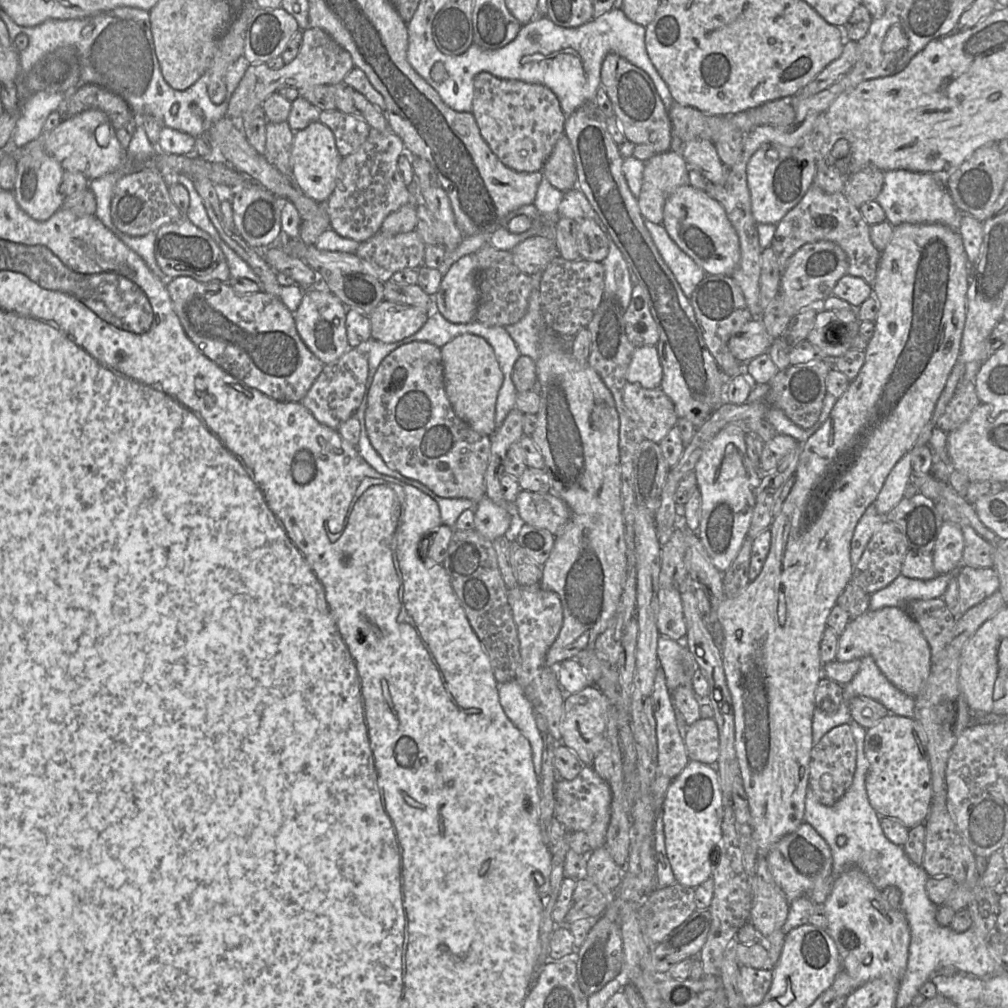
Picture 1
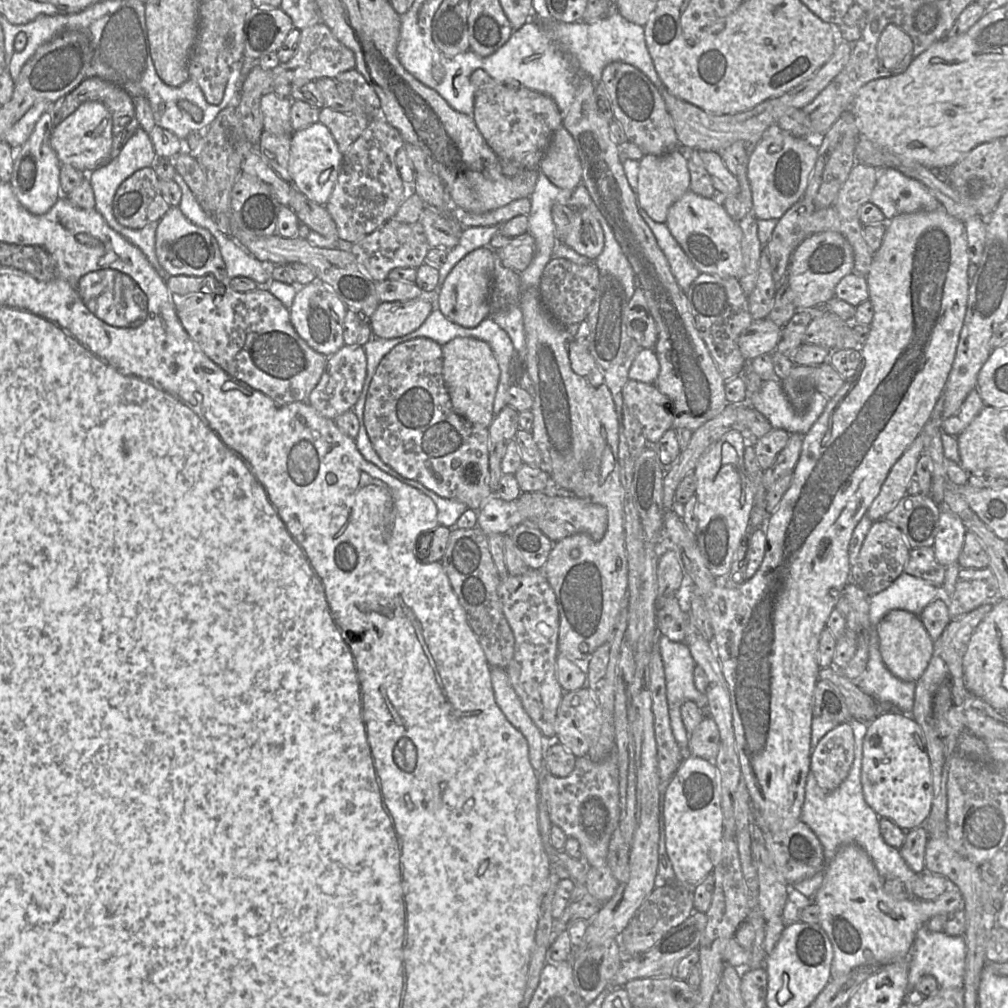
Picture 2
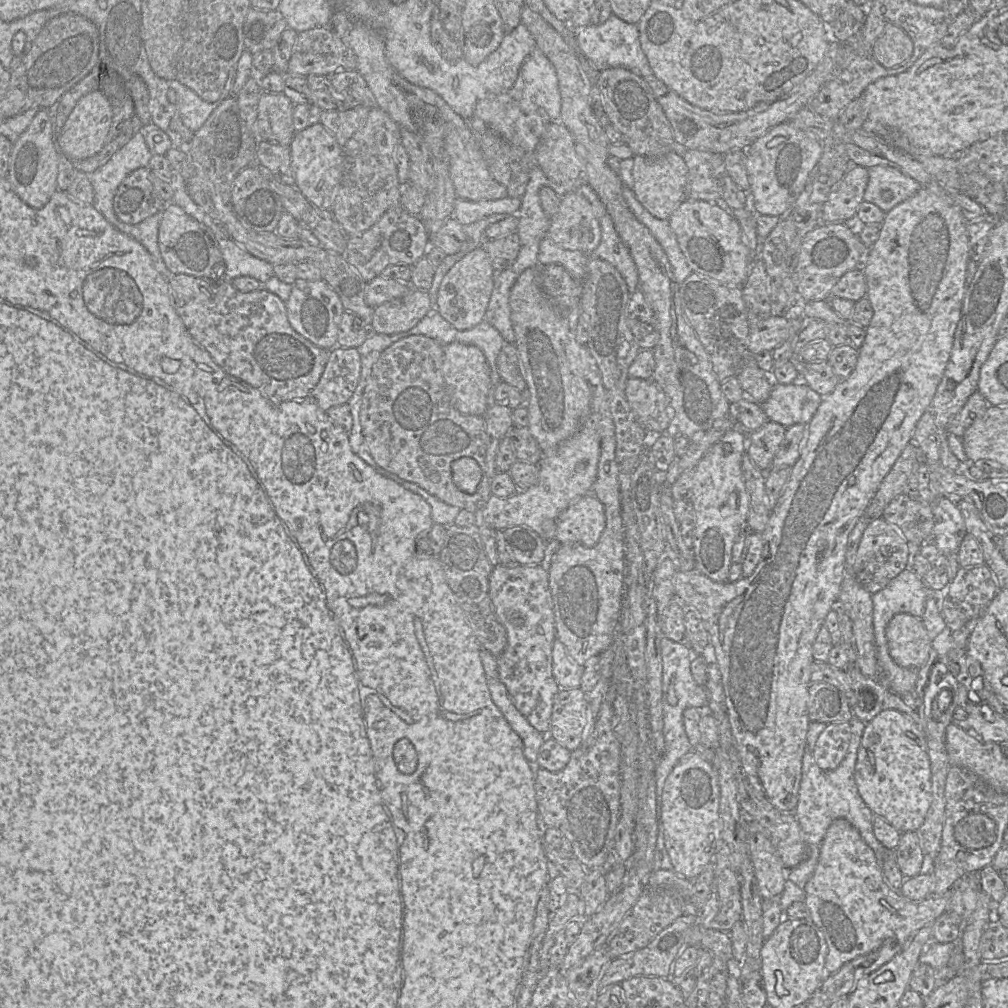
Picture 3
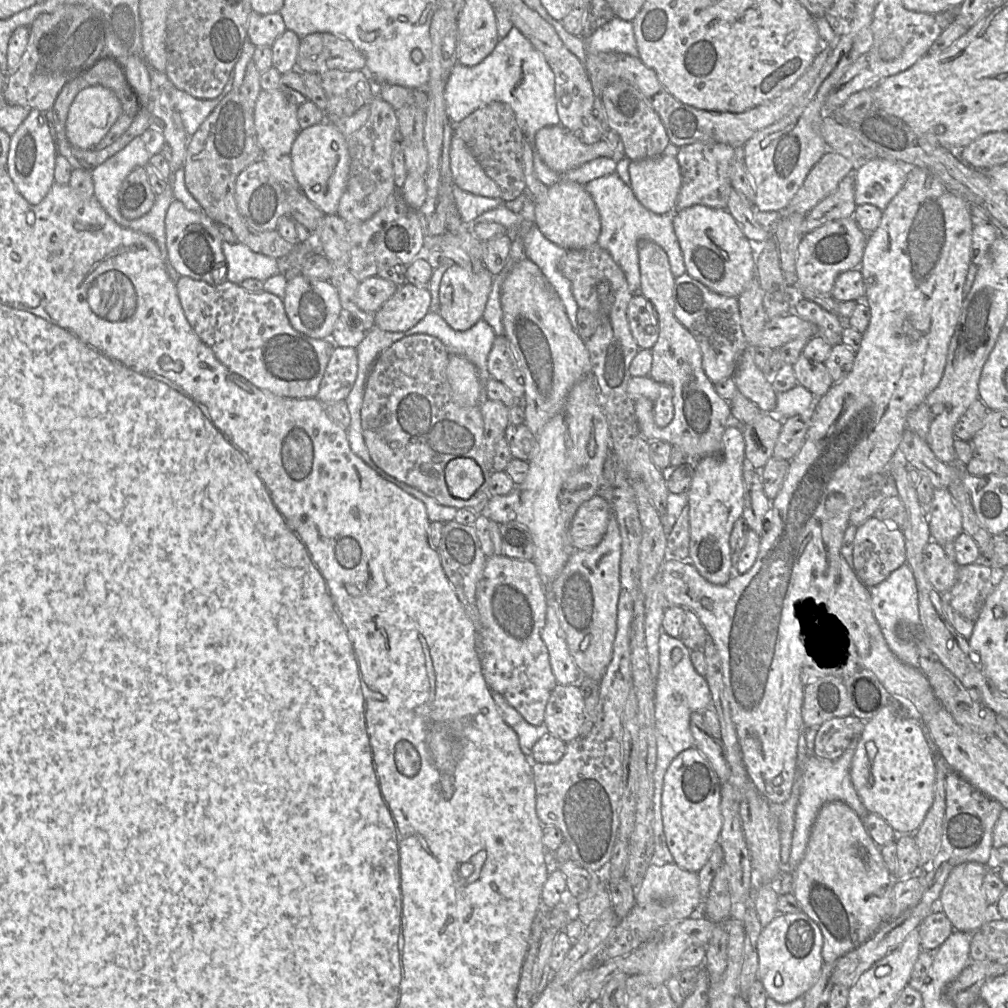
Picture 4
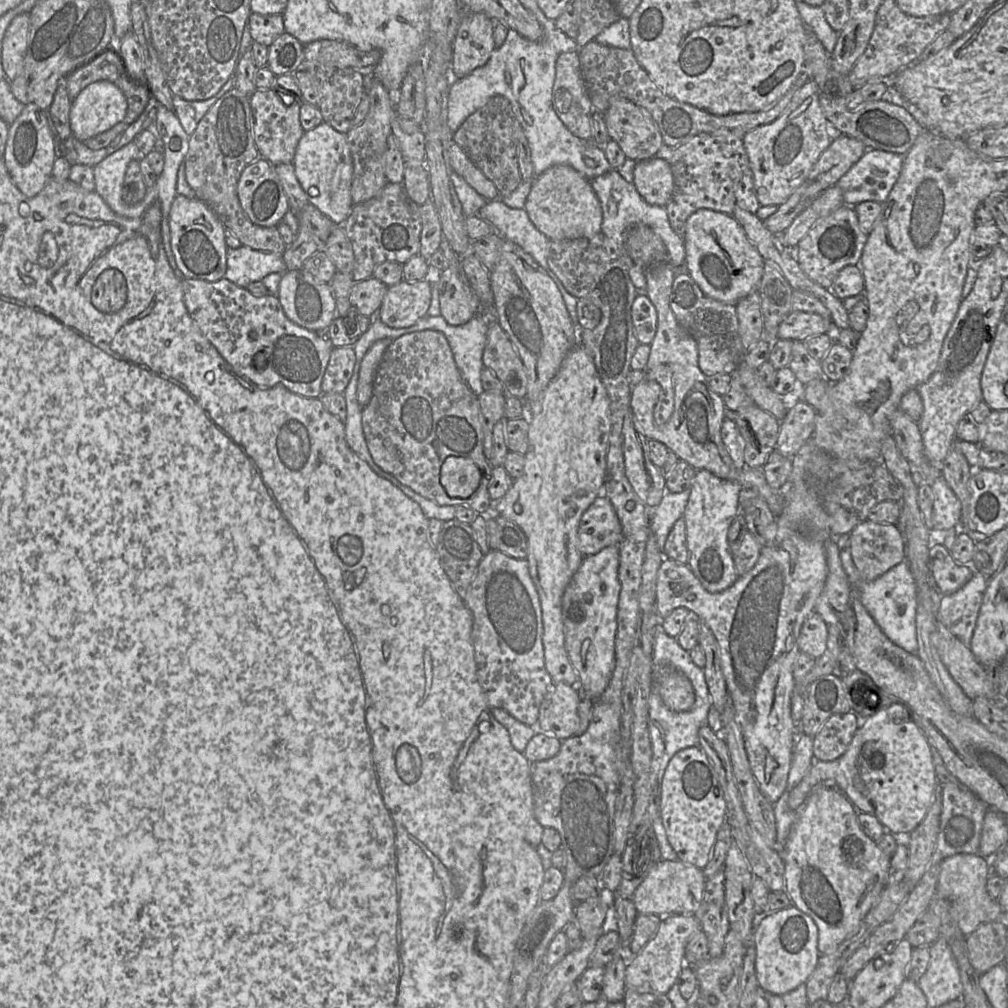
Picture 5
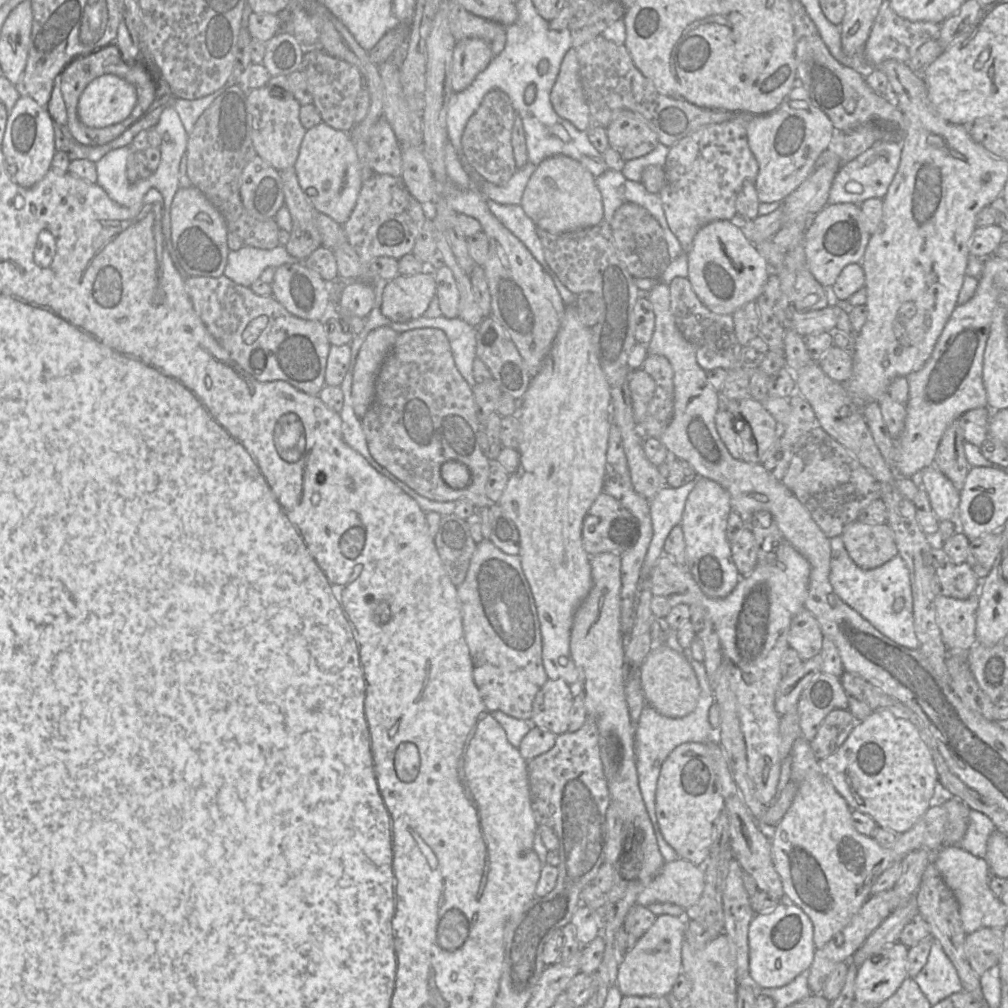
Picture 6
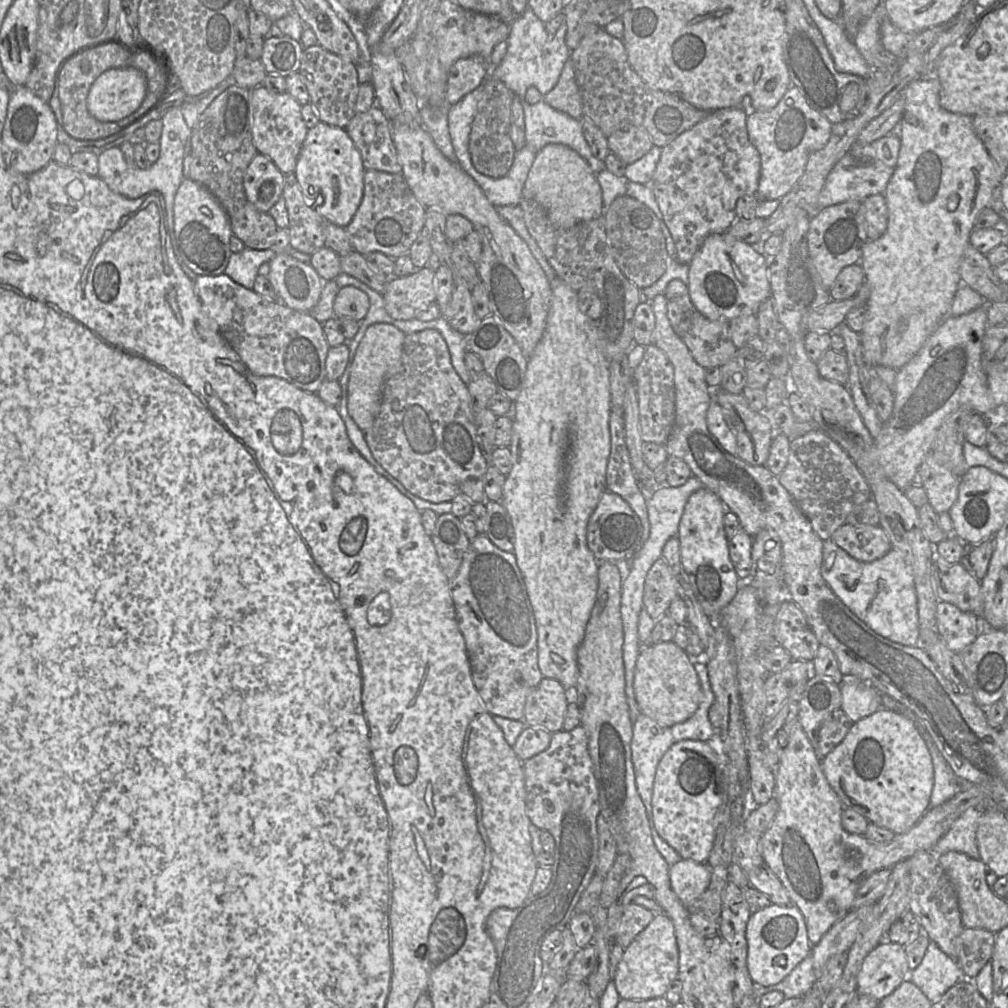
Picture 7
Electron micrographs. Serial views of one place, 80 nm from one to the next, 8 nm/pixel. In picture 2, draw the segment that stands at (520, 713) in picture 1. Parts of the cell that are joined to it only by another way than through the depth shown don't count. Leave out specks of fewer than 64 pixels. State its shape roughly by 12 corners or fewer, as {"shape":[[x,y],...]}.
{"shape":[[490,667],[496,704],[543,770],[546,738],[524,710],[505,669]]}

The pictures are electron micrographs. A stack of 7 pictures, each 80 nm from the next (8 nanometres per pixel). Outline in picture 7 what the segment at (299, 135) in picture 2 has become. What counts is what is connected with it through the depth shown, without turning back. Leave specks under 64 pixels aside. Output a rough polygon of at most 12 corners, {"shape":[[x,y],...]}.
{"shape":[[345,128],[308,129],[294,175],[307,203],[348,226],[363,198]]}

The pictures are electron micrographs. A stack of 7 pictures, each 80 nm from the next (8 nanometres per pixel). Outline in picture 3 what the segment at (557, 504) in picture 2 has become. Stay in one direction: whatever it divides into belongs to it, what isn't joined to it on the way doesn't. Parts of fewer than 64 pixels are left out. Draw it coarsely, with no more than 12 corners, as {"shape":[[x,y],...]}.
{"shape":[[580,497],[556,519],[559,544],[594,547],[606,527],[603,504]]}

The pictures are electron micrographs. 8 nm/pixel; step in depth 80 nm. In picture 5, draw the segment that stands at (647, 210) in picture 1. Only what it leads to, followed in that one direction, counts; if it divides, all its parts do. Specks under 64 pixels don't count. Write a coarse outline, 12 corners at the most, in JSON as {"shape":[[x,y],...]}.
{"shape":[[640,160],[633,184],[650,205],[666,207],[674,192],[670,163]]}

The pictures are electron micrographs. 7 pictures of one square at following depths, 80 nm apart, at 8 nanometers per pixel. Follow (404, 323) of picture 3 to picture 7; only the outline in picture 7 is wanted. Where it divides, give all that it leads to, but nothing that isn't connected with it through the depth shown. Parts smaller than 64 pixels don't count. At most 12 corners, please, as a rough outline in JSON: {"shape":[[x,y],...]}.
{"shape":[[435,271],[391,276],[387,313],[411,320],[436,302]]}

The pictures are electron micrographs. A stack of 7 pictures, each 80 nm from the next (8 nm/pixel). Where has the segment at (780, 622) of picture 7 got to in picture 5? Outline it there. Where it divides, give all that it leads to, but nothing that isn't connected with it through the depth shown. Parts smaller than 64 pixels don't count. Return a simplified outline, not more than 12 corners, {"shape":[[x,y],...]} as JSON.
{"shape":[[818,613],[803,623],[798,646],[818,658],[827,650],[828,625]]}

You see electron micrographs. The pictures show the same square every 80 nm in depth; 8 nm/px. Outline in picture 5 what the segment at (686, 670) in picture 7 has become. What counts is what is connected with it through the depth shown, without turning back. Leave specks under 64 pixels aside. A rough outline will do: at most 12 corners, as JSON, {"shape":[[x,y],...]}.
{"shape":[[672,666],[654,669],[663,703],[685,712],[695,702],[687,676]]}

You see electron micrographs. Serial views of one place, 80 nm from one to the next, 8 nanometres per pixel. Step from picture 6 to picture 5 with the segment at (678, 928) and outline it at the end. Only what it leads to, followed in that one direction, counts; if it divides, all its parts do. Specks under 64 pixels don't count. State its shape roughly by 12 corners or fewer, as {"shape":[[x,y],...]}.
{"shape":[[693,914],[659,916],[628,960],[625,989],[667,994],[701,929]]}

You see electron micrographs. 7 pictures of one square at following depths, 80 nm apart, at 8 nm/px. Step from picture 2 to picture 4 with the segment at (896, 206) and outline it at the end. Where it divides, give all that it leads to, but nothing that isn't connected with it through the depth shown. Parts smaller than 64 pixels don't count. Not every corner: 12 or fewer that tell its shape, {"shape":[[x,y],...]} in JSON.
{"shape":[[874,158],[855,167],[855,203],[883,211],[907,167]]}

